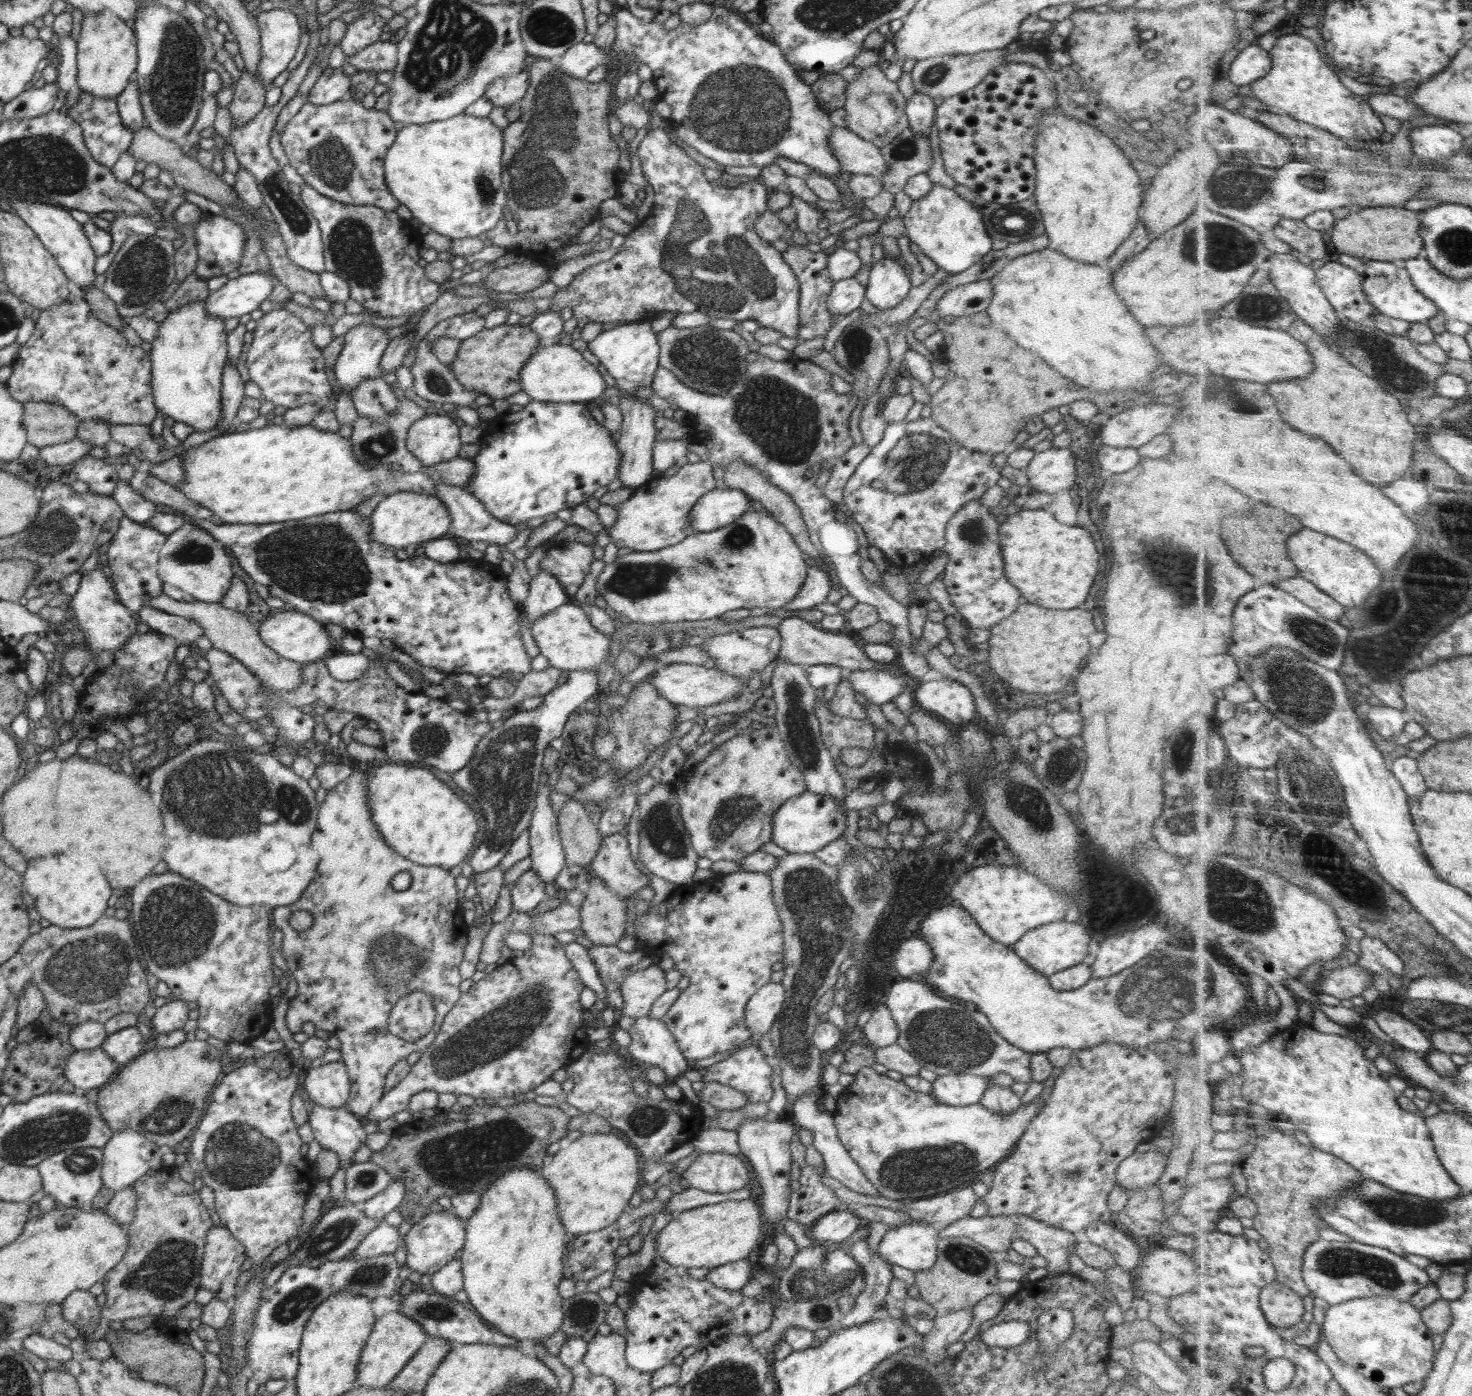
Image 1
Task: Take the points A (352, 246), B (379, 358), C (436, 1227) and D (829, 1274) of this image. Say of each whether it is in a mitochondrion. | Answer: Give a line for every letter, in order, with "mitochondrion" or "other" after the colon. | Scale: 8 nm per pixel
A: mitochondrion
B: other
C: other
D: mitochondrion

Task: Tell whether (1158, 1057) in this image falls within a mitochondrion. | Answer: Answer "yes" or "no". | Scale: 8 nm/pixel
no

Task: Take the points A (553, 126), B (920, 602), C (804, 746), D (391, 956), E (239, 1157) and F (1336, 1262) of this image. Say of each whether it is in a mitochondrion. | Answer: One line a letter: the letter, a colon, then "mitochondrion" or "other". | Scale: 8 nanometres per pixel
A: mitochondrion
B: other
C: mitochondrion
D: mitochondrion
E: mitochondrion
F: mitochondrion

